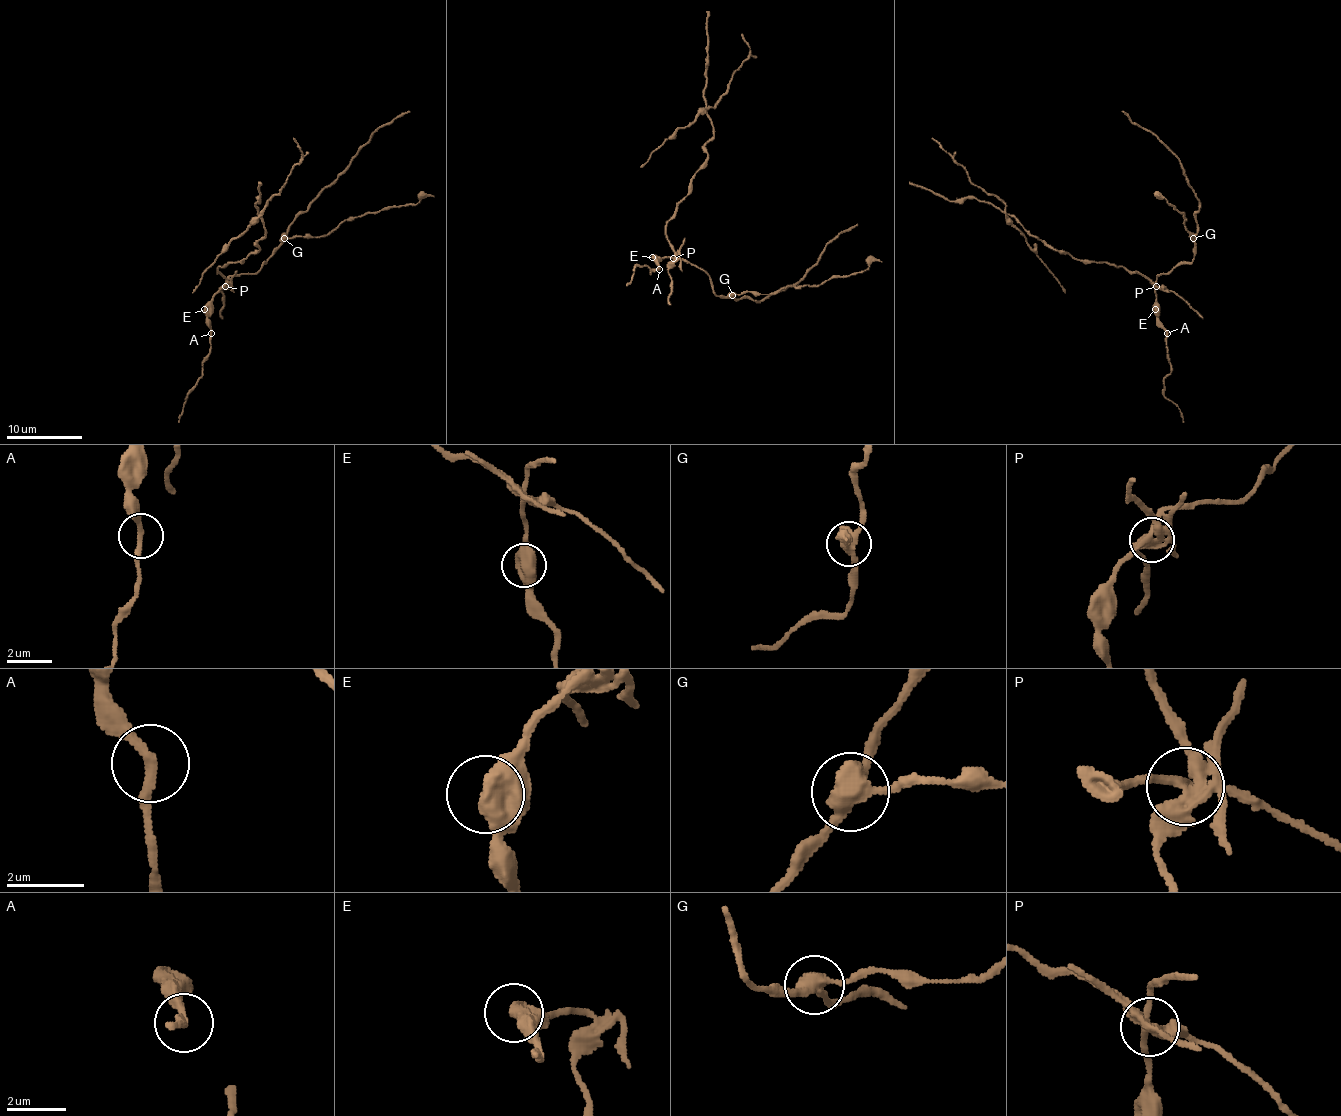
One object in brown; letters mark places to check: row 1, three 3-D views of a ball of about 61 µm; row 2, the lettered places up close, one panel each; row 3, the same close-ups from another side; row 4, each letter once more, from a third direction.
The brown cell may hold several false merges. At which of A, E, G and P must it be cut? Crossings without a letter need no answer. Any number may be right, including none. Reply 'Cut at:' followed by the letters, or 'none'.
Cut at: G, P

